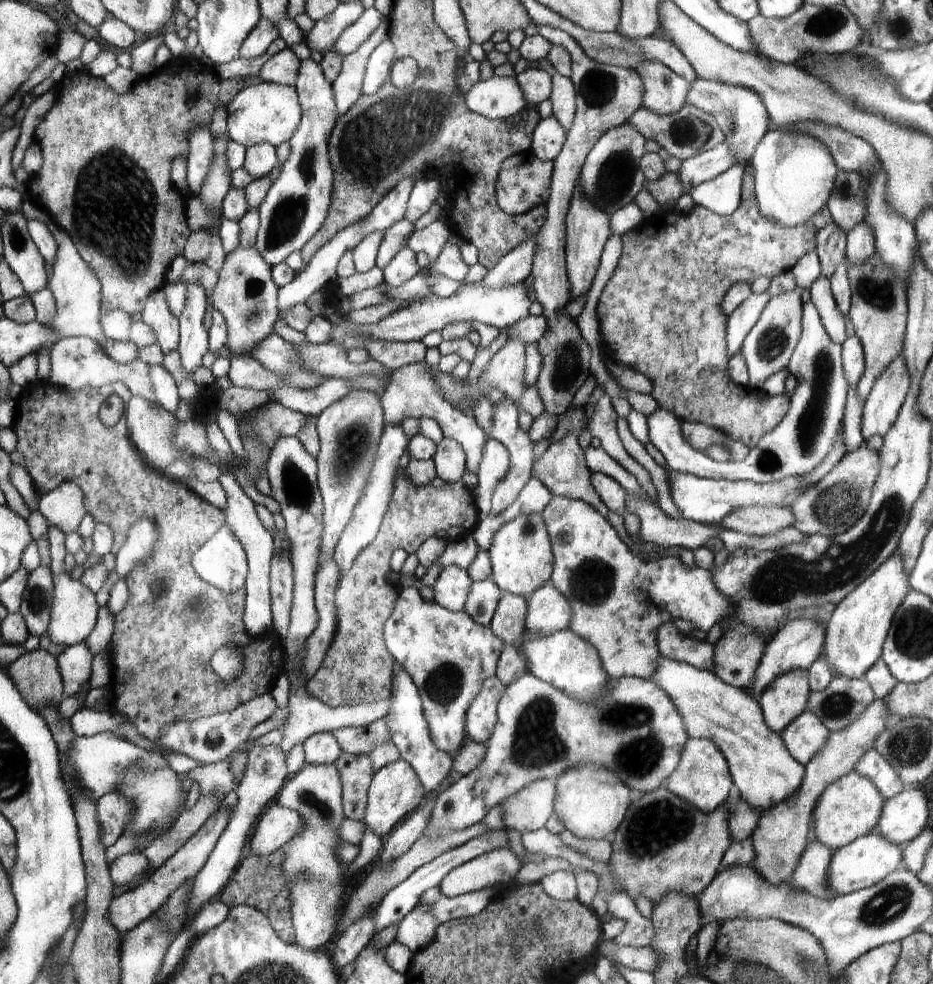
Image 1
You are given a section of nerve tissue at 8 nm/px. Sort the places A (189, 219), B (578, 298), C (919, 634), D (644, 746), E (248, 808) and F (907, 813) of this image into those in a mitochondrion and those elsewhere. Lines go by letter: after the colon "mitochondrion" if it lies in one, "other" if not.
A: other
B: other
C: mitochondrion
D: mitochondrion
E: other
F: other

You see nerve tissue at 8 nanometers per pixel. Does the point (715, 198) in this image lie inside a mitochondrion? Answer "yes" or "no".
no

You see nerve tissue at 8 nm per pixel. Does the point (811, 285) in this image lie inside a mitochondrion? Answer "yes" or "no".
no

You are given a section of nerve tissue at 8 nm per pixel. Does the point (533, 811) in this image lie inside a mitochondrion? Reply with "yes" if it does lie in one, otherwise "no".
no

